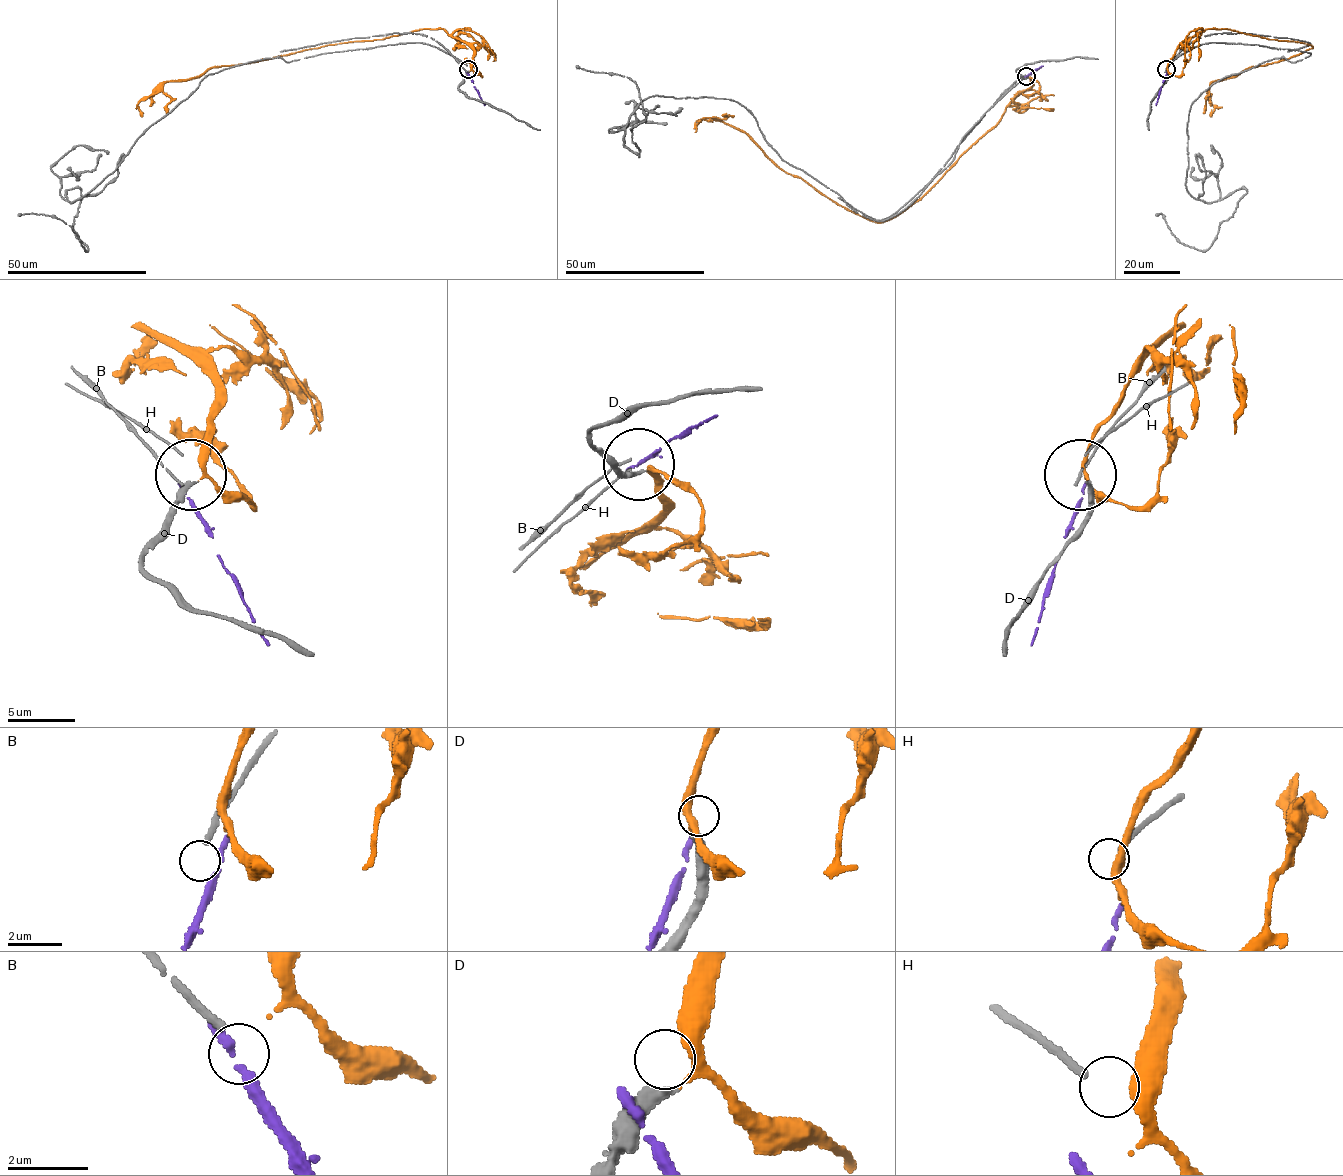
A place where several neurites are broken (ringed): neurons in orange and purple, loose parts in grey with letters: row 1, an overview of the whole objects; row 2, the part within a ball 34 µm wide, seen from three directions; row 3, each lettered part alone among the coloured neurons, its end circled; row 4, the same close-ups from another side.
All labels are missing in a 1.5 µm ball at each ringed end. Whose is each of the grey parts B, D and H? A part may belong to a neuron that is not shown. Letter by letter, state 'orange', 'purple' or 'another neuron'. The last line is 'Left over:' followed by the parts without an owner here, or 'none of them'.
B: another neuron
D: orange
H: another neuron
Left over: B, H

